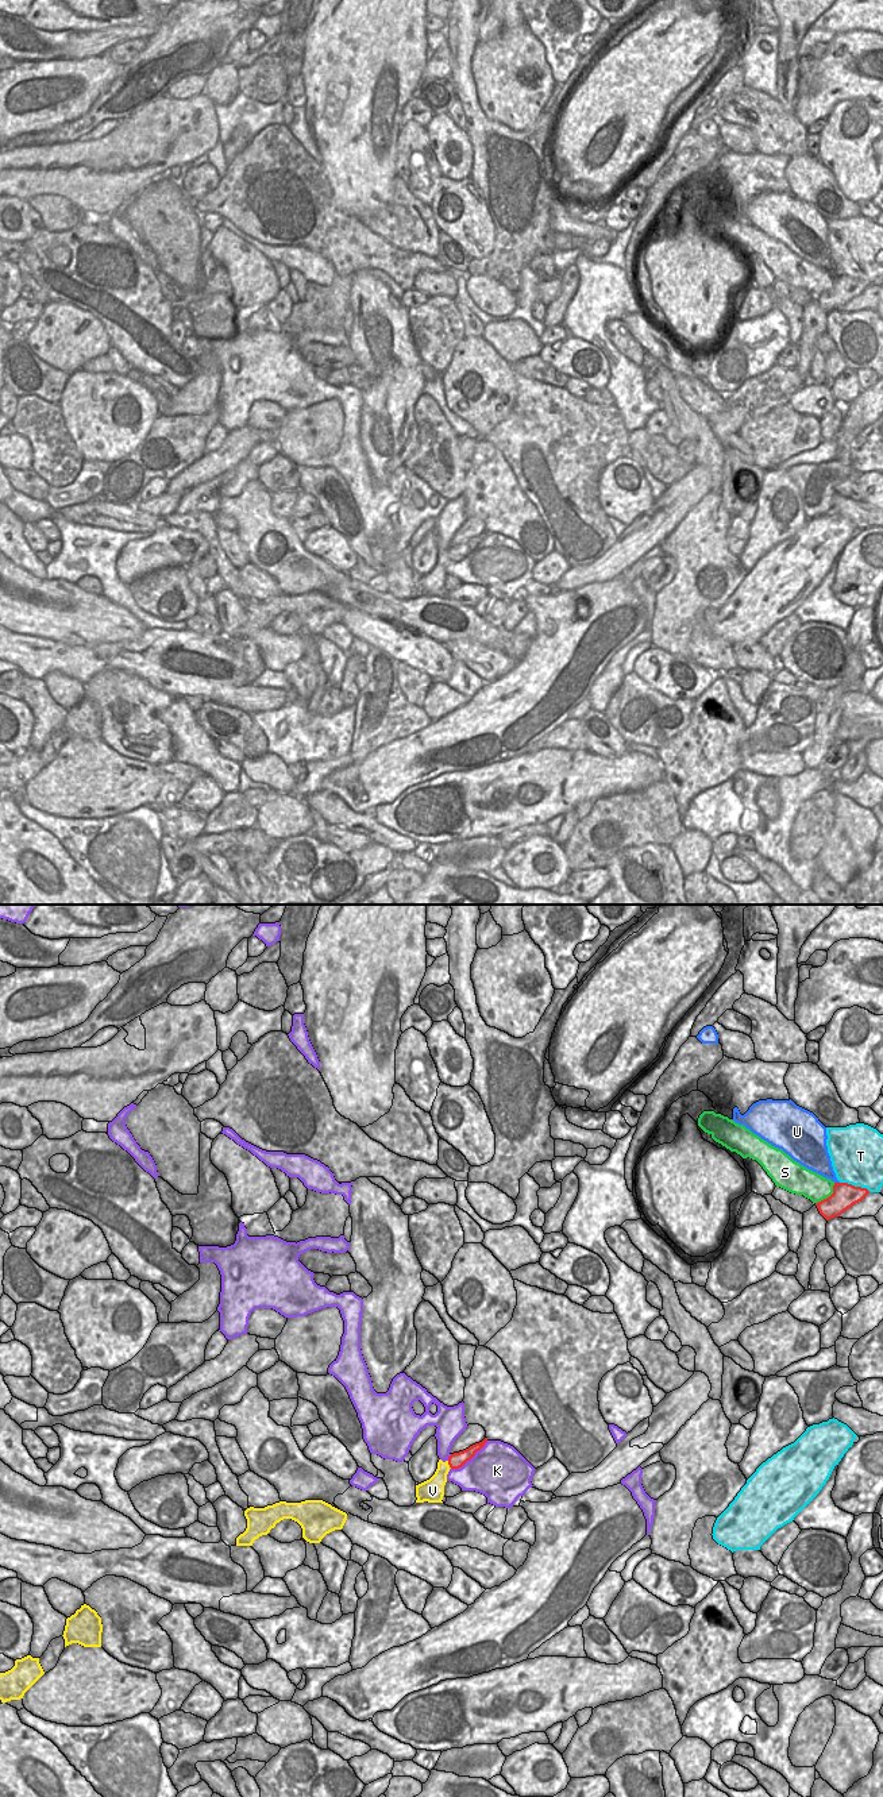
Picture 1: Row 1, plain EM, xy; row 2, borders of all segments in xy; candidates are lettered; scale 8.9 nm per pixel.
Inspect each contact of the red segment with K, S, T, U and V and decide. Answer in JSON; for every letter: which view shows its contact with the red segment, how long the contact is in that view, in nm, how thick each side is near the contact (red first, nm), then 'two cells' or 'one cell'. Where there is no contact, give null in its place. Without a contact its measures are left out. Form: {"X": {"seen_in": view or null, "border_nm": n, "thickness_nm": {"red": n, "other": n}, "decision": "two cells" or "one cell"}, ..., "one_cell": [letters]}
{"K": {"seen_in": "xy", "border_nm": 420, "thickness_nm": {"red": 140, "other": 460}, "decision": "two cells"}, "S": {"seen_in": "xy", "border_nm": 260, "thickness_nm": {"red": 220, "other": 240}, "decision": "two cells"}, "T": {"seen_in": "xy", "border_nm": 280, "thickness_nm": {"red": 220, "other": 460}, "decision": "two cells"}, "U": {"seen_in": "xy", "border_nm": 50, "thickness_nm": {"red": 220, "other": 190}, "decision": "two cells"}, "V": {"seen_in": "xy", "border_nm": 80, "thickness_nm": {"red": 140, "other": 170}, "decision": "one cell"}, "one_cell": ["V"]}

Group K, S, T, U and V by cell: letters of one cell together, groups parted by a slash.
K / S / T / U / V

